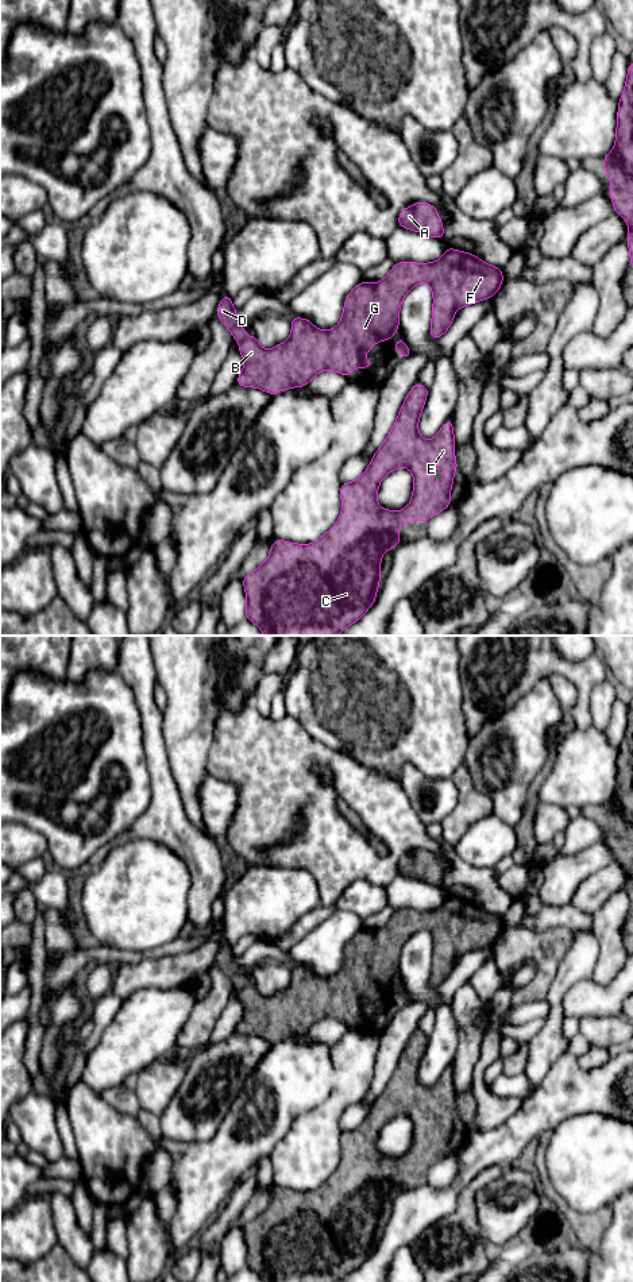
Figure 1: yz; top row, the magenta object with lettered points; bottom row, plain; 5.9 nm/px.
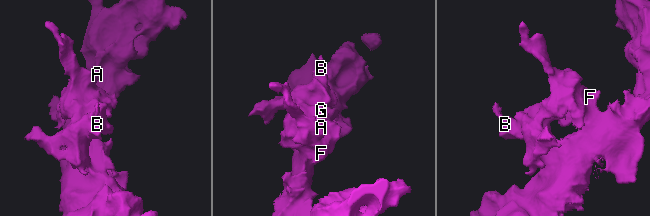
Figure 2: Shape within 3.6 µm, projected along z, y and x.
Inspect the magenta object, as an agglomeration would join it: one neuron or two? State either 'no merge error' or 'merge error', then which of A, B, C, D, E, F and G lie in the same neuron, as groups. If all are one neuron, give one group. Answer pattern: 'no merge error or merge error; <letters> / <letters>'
no merge error; A B C D E F G

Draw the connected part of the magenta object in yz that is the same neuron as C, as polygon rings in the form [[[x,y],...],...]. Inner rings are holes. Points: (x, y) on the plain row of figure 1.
[[[416,1031],[412,1038],[409,1039],[406,1047],[404,1049],[404,1053],[400,1057],[400,1061],[397,1063],[395,1071],[393,1073],[391,1078],[389,1080],[386,1088],[383,1092],[379,1094],[379,1097],[374,1101],[371,1111],[368,1112],[367,1117],[364,1121],[358,1125],[355,1130],[350,1131],[341,1131],[340,1135],[340,1144],[341,1144],[341,1162],[337,1170],[325,1181],[323,1182],[316,1190],[313,1192],[296,1192],[296,1190],[286,1190],[275,1186],[274,1192],[270,1194],[270,1202],[267,1208],[259,1213],[254,1220],[246,1223],[243,1225],[243,1232],[244,1232],[244,1240],[247,1244],[247,1254],[246,1254],[246,1266],[248,1266],[251,1270],[254,1270],[262,1279],[263,1282],[337,1282],[341,1278],[347,1277],[351,1271],[359,1269],[367,1258],[373,1254],[377,1246],[377,1239],[378,1233],[381,1229],[381,1208],[383,1201],[387,1197],[393,1197],[398,1190],[401,1190],[400,1186],[400,1173],[402,1170],[409,1170],[409,1169],[426,1169],[431,1165],[436,1163],[437,1161],[443,1159],[451,1152],[451,1136],[453,1132],[453,1123],[455,1119],[458,1117],[456,1107],[455,1107],[455,1085],[453,1085],[453,1070],[447,1069],[441,1077],[437,1080],[436,1085],[432,1088],[422,1086],[418,1082],[418,1066],[421,1063],[421,1059],[425,1053],[425,1047],[428,1043],[428,1036],[421,1032]],[[398,1115],[405,1115],[412,1119],[413,1125],[414,1125],[414,1132],[413,1132],[413,1142],[412,1147],[408,1151],[408,1154],[404,1158],[400,1159],[390,1159],[389,1156],[382,1156],[378,1150],[377,1150],[377,1140],[379,1136],[381,1128],[390,1120],[393,1120]],[[439,1115],[440,1117],[445,1119],[444,1128],[441,1130],[440,1135],[433,1134],[432,1128],[432,1116]]]

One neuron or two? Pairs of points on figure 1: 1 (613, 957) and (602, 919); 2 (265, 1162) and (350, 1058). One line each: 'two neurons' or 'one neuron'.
1: one neuron
2: two neurons

